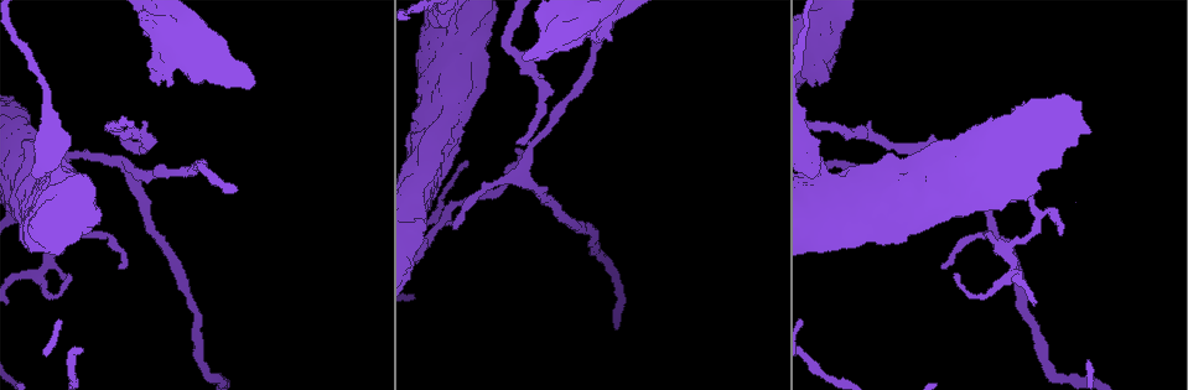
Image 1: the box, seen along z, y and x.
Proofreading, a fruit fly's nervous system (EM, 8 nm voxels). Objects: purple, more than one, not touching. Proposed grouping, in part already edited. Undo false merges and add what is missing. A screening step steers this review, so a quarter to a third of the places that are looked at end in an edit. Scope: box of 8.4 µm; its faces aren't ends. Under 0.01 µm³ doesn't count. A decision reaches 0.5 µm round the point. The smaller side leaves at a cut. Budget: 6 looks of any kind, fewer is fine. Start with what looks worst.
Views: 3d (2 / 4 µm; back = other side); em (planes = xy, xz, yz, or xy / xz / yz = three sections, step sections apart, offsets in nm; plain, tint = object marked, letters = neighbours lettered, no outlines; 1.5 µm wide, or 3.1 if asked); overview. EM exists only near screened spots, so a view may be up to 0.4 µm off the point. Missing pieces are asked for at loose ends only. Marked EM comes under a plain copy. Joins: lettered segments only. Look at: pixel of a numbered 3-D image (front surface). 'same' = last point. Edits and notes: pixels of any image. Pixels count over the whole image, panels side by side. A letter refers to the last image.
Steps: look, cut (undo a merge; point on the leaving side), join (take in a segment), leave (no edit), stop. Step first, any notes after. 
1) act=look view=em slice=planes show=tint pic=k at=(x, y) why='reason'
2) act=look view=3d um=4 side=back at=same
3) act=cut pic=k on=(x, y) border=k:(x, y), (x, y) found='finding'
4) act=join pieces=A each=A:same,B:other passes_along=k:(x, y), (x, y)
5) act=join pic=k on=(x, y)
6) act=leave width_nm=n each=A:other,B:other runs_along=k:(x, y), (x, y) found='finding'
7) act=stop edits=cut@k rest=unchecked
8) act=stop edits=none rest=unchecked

act=look view=3d um=4 pic=1 at=(818, 84)

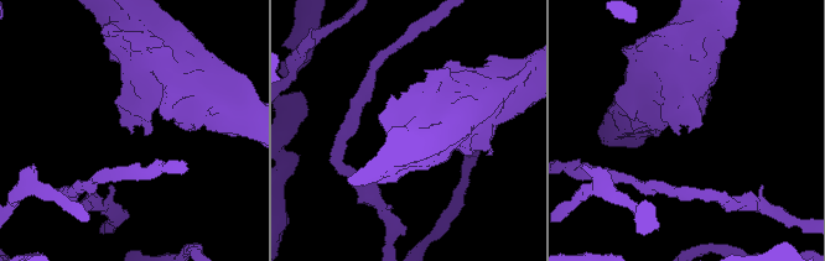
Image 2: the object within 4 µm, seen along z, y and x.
act=look view=em um=3.1 slice=planes show=letters pic=2 at=(132, 133) why='shape alone is not enough'

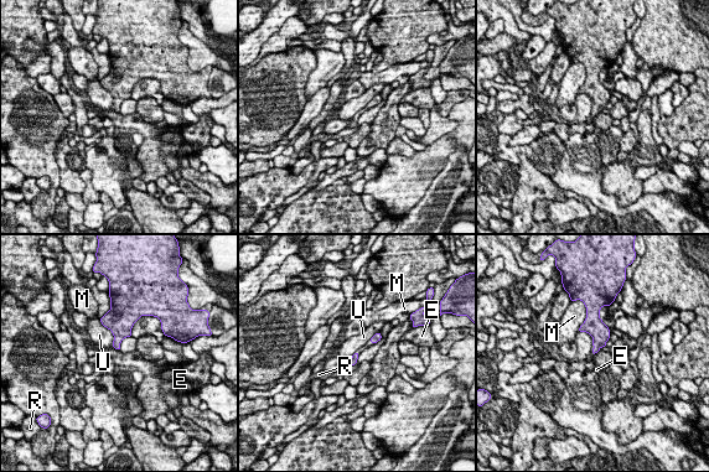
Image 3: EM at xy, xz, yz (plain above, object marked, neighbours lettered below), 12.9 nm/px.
act=leave each=E:other,M:other,R:other,U:other border=3:(98, 319), (110, 331), (113, 347) found='no lettered segment goes on from it'

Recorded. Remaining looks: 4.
act=look view=em slice=planes show=letters pic=1 at=(453, 229)

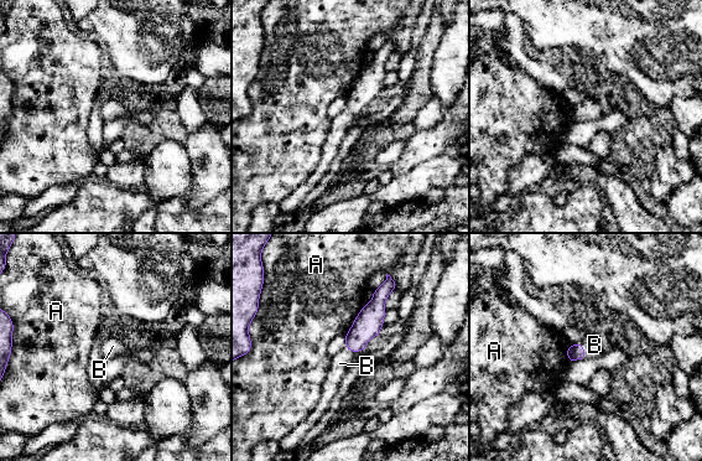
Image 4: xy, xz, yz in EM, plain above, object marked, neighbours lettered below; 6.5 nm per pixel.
act=join pieces=B longest_contact=A:220nm each=A:other,B:same passes_along=4:(369, 321), (353, 351), (339, 363) found='the neuron continues'

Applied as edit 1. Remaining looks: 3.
act=look view=overview why='see it whole again'

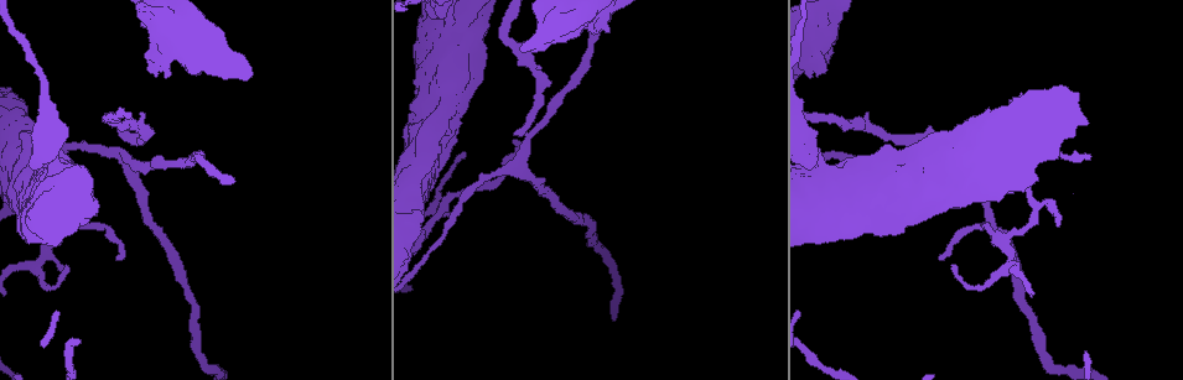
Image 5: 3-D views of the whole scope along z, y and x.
act=look view=3d um=4 side=back pic=5 at=(893, 235) why='stops while still wide'

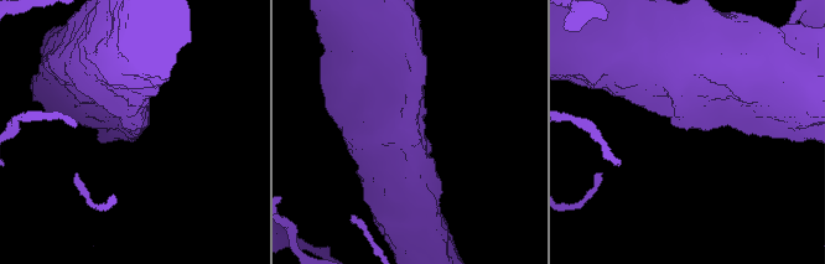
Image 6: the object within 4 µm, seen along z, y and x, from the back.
act=look view=em slice=planes show=letters pic=6 at=(136, 129) why='shape alone is not enough'

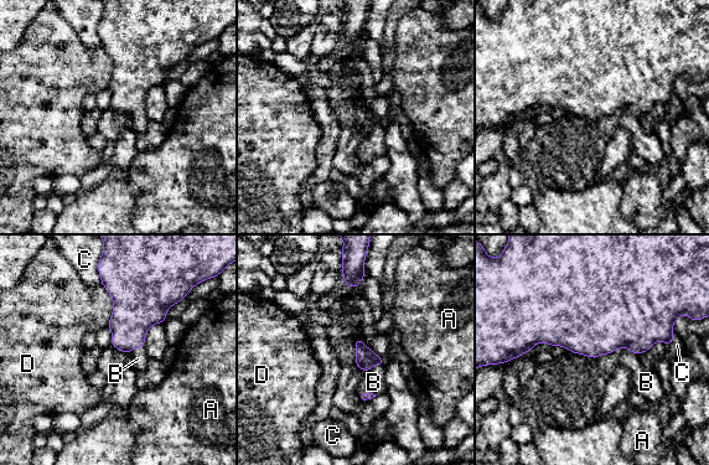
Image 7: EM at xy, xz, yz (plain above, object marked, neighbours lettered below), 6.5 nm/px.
act=join pieces=B each=A:other,B:same,C:other,D:other passes_along=7:(363, 397), (366, 393), (373, 382) found='it goes on there'

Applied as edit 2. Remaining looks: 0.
act=stop edits=join@4,join@7 rest=unchecked

